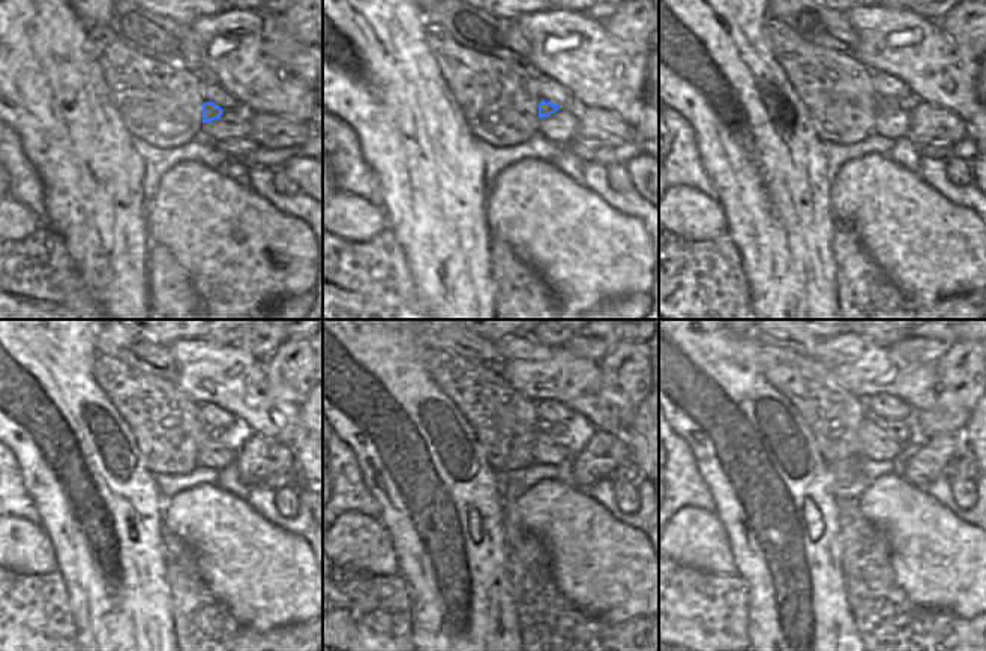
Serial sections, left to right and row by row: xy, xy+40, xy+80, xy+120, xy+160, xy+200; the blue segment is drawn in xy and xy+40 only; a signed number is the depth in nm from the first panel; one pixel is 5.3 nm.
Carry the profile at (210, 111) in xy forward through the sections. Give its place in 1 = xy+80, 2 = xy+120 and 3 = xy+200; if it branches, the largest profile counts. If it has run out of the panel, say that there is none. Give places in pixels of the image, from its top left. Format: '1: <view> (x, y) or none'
1: xy+80 (883, 104)
2: xy+120 (228, 435)
3: xy+200 (902, 431)

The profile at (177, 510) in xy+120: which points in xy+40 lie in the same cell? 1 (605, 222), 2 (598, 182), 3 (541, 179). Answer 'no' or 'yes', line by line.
1: yes
2: no
3: yes

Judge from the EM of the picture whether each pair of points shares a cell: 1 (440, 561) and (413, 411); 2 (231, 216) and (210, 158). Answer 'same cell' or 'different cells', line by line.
1: same cell
2: different cells

